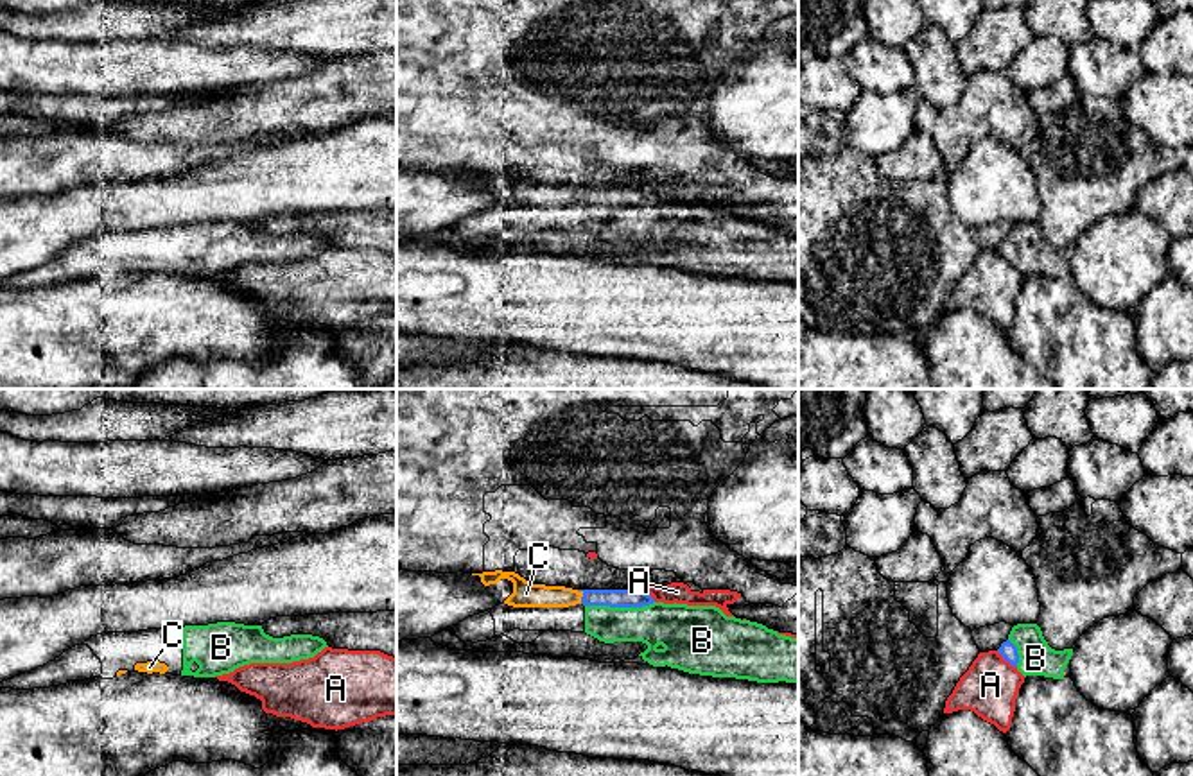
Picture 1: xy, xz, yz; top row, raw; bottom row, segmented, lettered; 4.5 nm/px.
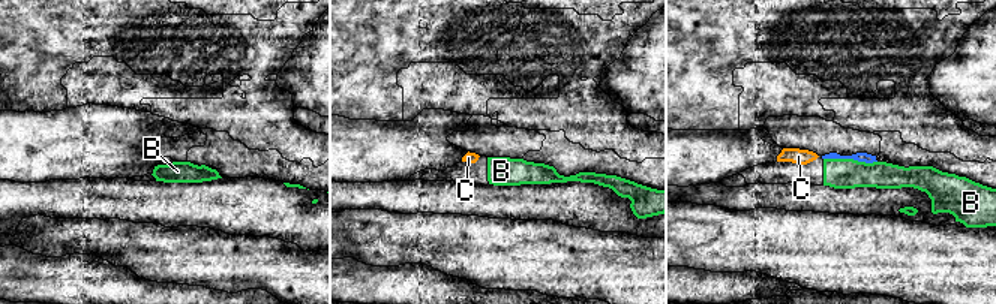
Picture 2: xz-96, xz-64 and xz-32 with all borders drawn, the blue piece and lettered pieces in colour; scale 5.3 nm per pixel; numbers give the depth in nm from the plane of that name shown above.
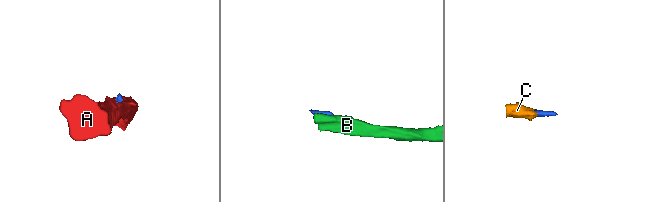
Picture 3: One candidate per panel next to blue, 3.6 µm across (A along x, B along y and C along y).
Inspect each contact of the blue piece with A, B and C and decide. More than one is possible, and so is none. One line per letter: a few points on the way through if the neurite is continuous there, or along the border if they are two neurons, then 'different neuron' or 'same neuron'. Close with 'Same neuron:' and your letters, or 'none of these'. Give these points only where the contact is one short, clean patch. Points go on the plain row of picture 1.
A: border along yz (996, 250), (1016, 266); different neuron
B: runs through xz (591, 196), (601, 205), (619, 205), (628, 214), (671, 224); same neuron
C: runs through xz (591, 196), (583, 194), (528, 194); same neuron
Same neuron: B, C

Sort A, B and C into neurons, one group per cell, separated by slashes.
A / B C

